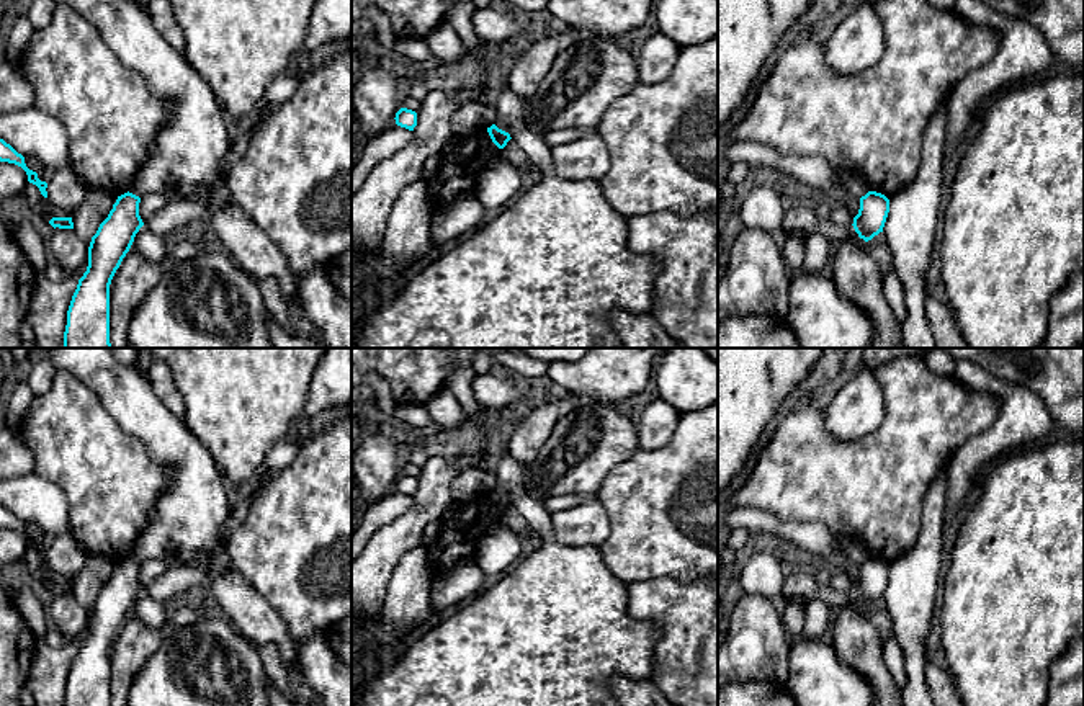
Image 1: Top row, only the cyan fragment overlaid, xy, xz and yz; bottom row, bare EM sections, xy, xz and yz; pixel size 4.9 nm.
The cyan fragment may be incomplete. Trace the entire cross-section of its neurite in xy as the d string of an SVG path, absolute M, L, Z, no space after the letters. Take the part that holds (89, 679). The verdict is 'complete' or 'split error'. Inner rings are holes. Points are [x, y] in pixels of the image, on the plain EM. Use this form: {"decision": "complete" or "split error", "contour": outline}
{"decision": "complete", "contour": "M118 562L88 613L88 632L67 677L64 706L110 706L110 650L136 600L144 592L141 564Z"}

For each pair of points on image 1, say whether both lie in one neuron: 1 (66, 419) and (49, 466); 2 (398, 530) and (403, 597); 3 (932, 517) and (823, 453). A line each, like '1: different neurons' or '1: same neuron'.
1: same neuron
2: different neurons
3: different neurons

